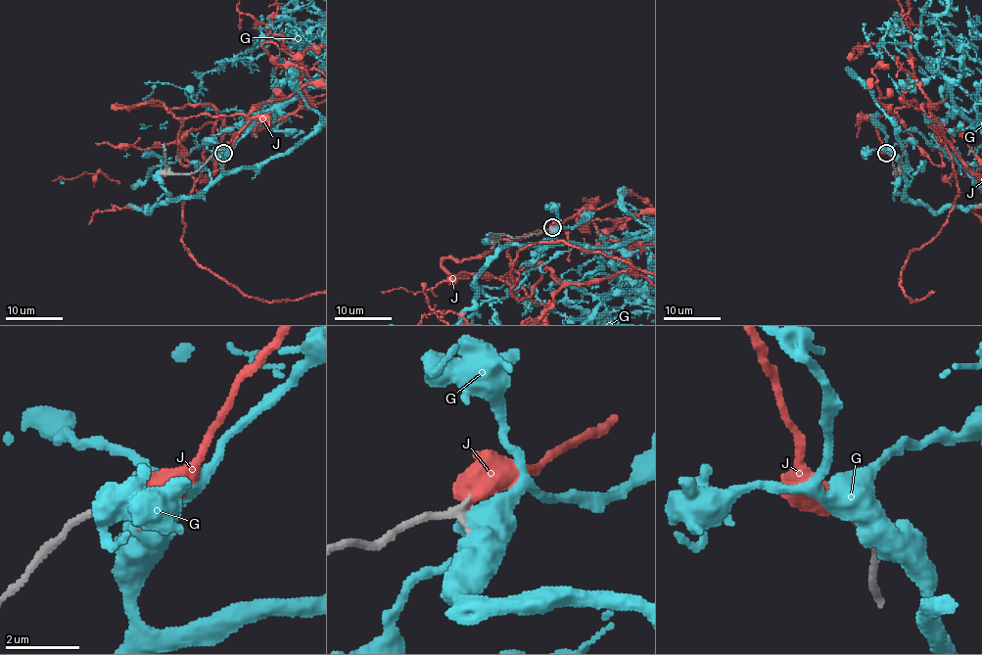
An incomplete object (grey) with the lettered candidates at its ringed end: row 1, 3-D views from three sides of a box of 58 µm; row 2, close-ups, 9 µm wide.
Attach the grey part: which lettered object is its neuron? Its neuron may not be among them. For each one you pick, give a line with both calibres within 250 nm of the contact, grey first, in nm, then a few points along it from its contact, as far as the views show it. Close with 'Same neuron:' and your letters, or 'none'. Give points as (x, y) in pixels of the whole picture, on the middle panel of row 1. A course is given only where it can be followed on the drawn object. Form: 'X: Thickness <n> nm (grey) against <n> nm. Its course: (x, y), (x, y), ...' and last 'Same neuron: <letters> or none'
J: Thickness 240 nm (grey) against 650 nm
Same neuron: J

